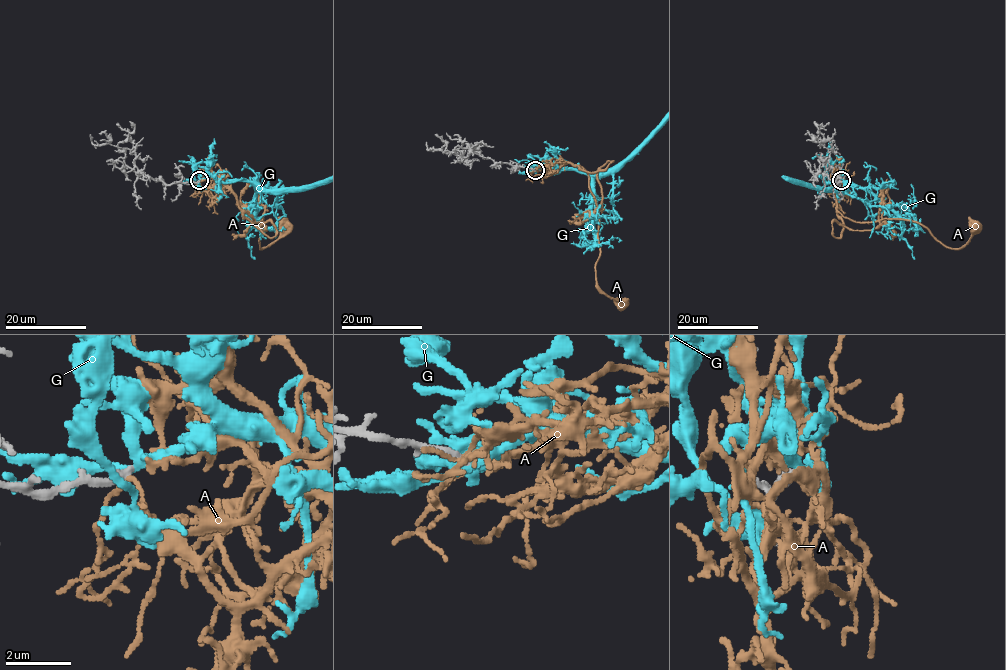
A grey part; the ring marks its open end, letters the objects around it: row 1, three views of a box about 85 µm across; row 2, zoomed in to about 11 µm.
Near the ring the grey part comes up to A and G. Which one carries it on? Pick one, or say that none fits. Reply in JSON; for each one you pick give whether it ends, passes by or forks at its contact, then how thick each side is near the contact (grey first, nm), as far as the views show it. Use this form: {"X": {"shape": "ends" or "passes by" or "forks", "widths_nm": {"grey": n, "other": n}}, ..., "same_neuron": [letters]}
{"same_neuron": []}

